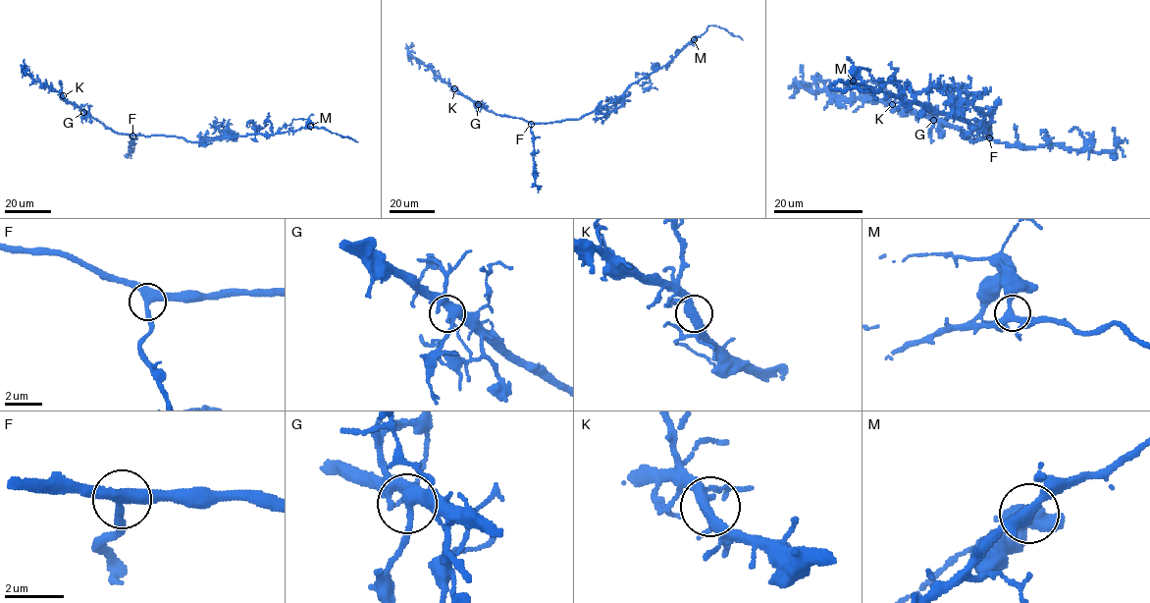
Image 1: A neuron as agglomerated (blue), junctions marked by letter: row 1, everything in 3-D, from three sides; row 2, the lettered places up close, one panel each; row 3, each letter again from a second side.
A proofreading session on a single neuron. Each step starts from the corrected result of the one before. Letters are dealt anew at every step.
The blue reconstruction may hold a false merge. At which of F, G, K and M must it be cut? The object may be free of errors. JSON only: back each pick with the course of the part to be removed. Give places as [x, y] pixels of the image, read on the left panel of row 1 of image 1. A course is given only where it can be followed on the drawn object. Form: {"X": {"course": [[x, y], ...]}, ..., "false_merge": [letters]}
{"false_merge": []}

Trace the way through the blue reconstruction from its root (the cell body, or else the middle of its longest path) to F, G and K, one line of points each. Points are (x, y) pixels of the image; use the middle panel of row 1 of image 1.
F: (573, 119), (531, 124)
G: (573, 119), (530, 123), (501, 116), (478, 104)
K: (573, 119), (530, 123), (501, 116), (488, 111), (454, 88)

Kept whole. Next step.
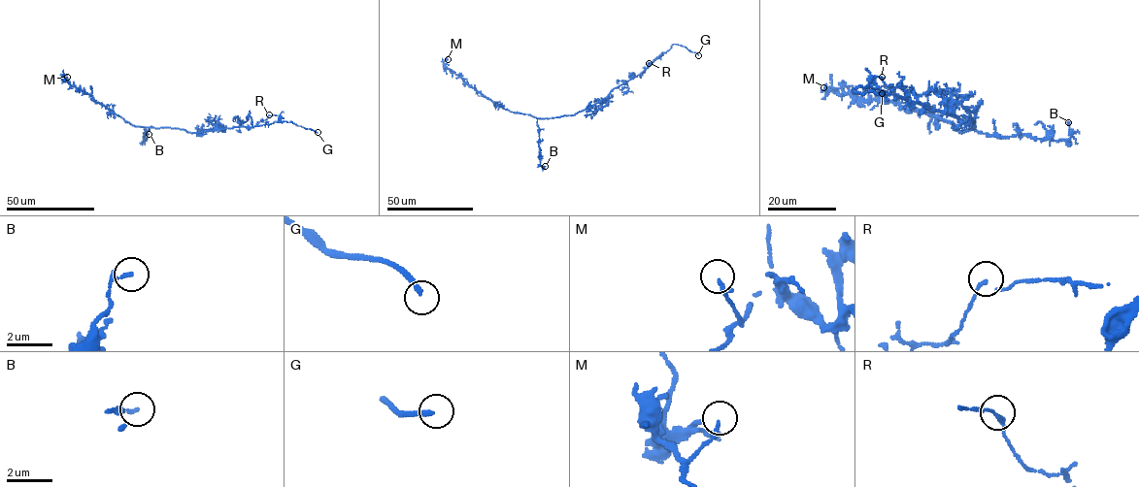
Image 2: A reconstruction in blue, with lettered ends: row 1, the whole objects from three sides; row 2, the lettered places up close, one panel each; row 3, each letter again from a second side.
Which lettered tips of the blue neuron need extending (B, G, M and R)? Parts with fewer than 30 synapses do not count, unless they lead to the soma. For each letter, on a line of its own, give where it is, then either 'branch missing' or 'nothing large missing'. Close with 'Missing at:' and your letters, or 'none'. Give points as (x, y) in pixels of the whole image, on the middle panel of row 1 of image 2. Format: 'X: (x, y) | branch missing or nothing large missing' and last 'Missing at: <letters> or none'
B: (545, 166) | nothing large missing
G: (698, 55) | branch missing
M: (448, 59) | nothing large missing
R: (649, 63) | nothing large missing
Missing at: G

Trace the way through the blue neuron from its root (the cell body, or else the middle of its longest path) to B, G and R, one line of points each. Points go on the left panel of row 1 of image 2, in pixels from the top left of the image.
B: (180, 128), (147, 128), (143, 142), (149, 134)
G: (180, 128), (194, 133), (284, 121), (318, 132)
R: (180, 128), (193, 133), (252, 127), (269, 114)

